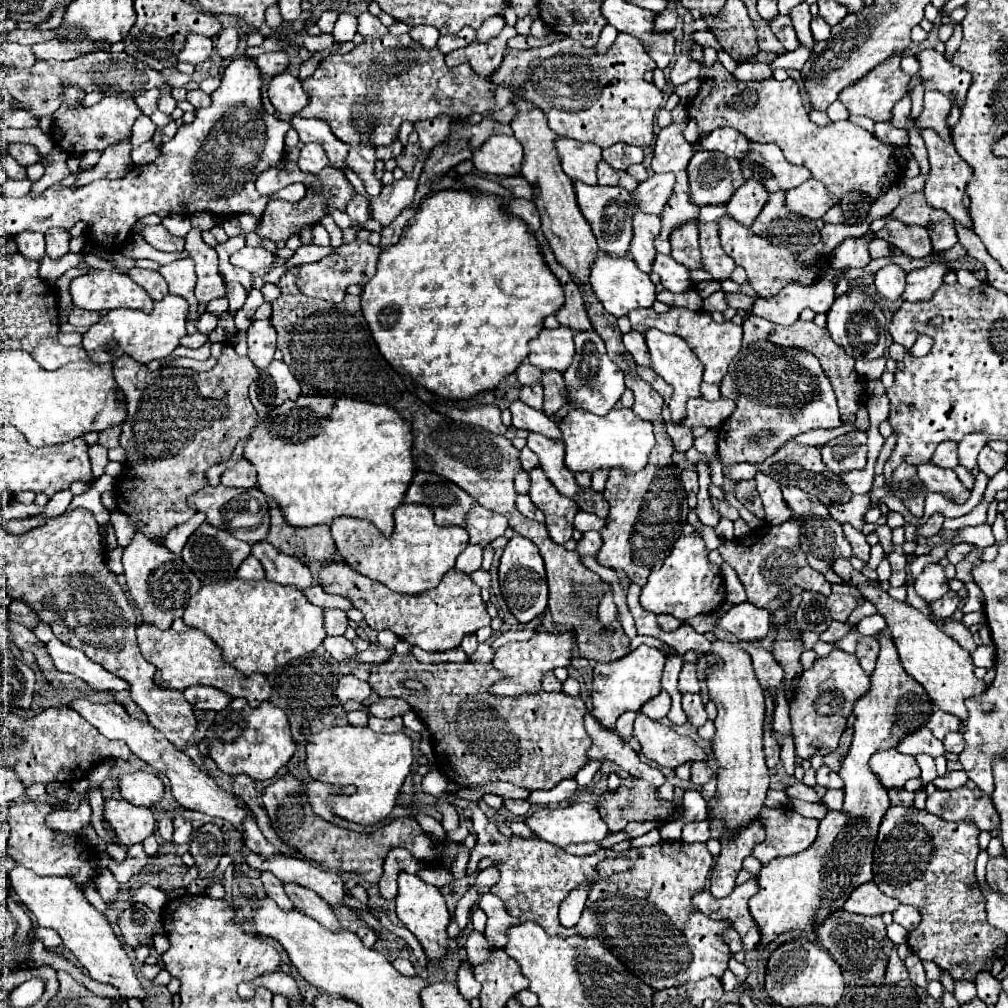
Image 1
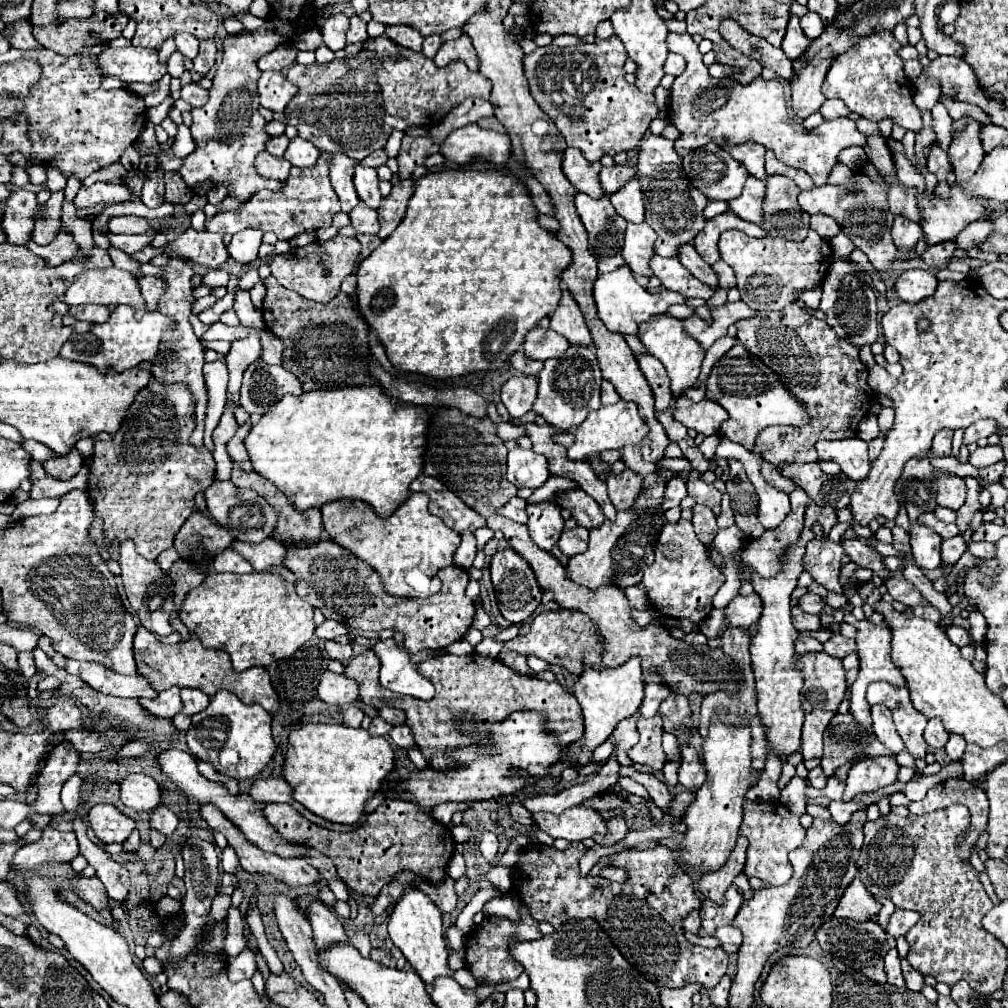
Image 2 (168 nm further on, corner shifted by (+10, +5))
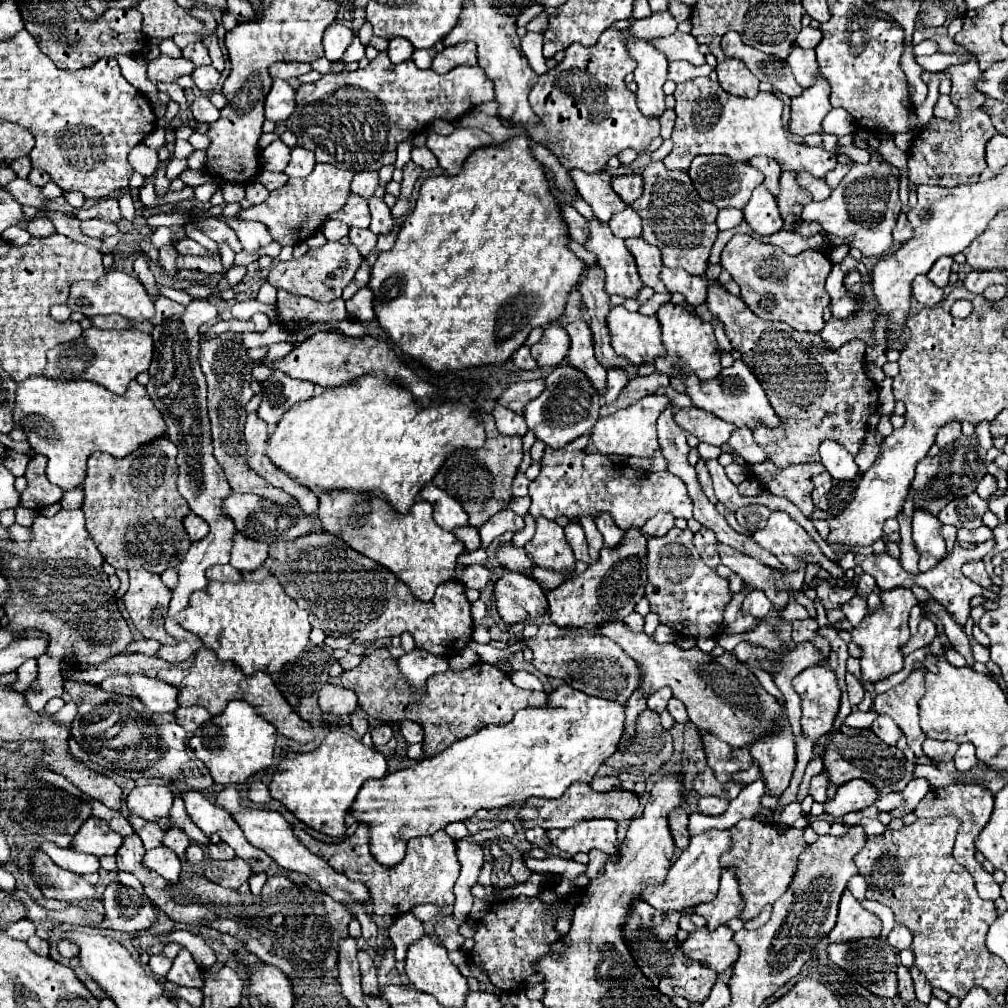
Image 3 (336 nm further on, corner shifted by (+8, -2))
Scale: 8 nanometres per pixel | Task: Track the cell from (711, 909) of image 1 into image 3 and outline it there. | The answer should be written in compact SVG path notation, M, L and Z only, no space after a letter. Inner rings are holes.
M720 925L716 931L702 927L688 935L682 943L682 951L686 957L704 961L706 965L712 965L716 973L722 973L740 957L740 947L732 941L732 935L734 931L728 925Z

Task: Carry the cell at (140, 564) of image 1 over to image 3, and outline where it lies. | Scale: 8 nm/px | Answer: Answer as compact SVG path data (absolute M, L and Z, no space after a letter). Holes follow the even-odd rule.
M132 569L130 587L124 595L126 611L134 621L136 629L146 639L156 639L160 643L174 643L174 639L164 631L166 609L170 603L170 589L160 581L156 573L146 569Z

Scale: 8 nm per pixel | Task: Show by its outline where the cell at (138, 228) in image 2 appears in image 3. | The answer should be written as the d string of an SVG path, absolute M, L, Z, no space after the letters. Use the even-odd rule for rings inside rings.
M90 219L90 221L82 221L80 223L82 231L90 237L110 237L110 235L116 235L118 233L118 225L116 223L108 223L108 221L102 221L102 219Z

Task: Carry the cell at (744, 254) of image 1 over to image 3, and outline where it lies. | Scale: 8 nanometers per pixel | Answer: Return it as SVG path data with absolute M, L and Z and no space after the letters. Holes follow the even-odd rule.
M734 235L722 251L720 265L740 285L740 299L760 319L784 321L798 331L820 331L824 327L822 313L830 303L824 287L832 263L822 251L806 249L790 257L782 249L760 243L750 235Z

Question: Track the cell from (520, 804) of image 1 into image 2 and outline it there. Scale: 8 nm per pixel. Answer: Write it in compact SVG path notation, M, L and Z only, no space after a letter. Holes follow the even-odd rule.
M512 802L510 804L510 814L512 818L522 824L522 826L534 826L534 818L532 818L532 812L528 812L520 802Z

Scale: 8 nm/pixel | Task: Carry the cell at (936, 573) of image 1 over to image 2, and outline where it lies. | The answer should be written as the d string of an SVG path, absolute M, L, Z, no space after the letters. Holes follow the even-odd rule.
M918 520L910 528L910 546L916 562L924 570L936 570L940 568L940 534L930 530L928 526L922 526Z

